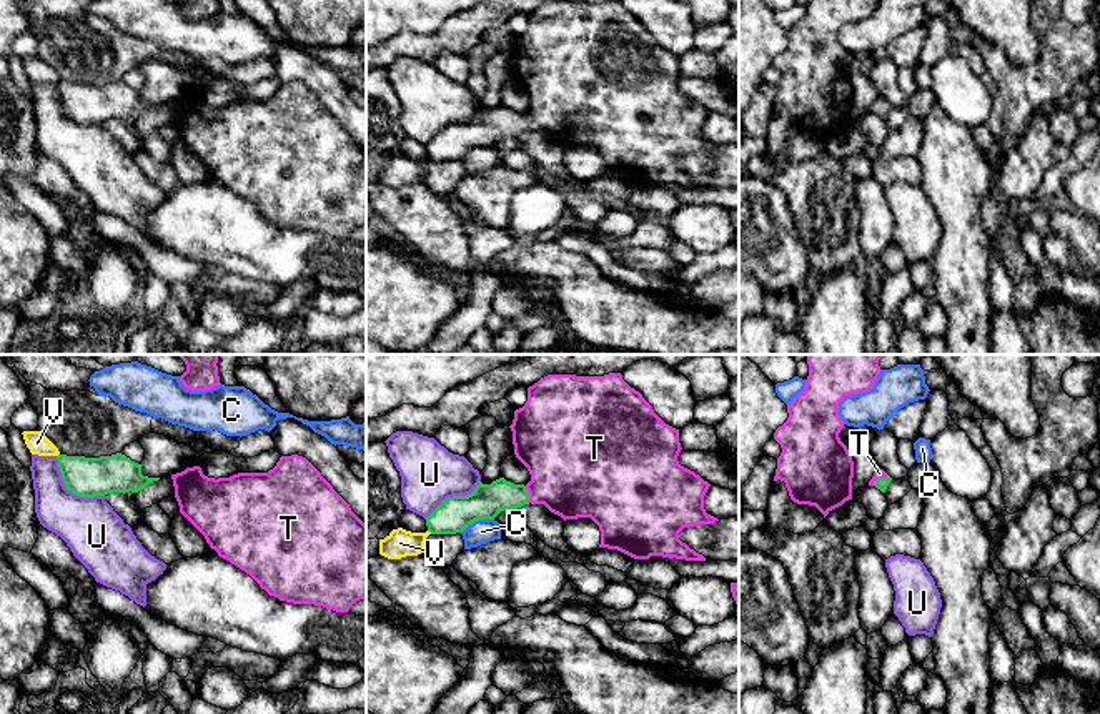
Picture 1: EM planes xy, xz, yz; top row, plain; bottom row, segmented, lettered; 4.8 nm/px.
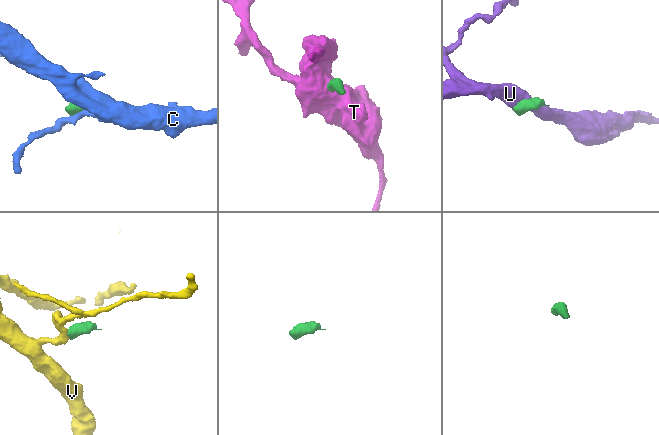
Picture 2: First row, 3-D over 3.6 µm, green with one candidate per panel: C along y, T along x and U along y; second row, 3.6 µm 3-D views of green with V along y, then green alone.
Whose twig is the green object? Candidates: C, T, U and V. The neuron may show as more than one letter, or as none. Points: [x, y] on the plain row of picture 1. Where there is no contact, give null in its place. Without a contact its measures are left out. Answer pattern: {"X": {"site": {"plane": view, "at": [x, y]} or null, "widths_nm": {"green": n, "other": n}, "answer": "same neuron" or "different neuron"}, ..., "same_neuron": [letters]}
{"C": {"site": {"plane": "xz", "at": [476, 147]}, "widths_nm": {"green": 170, "other": 120}, "answer": "different neuron"}, "T": {"site": {"plane": "xz", "at": [528, 122]}, "widths_nm": {"green": 170, "other": 420}, "answer": "same neuron"}, "U": {"site": {"plane": "xy", "at": [70, 117]}, "widths_nm": {"green": 190, "other": 280}, "answer": "different neuron"}, "V": {"site": {"plane": "xz", "at": [430, 158]}, "widths_nm": {"green": 170, "other": 140}, "answer": "different neuron"}, "same_neuron": ["T"]}

